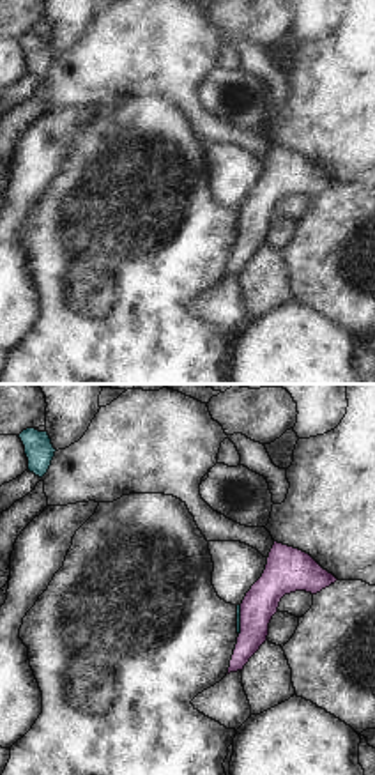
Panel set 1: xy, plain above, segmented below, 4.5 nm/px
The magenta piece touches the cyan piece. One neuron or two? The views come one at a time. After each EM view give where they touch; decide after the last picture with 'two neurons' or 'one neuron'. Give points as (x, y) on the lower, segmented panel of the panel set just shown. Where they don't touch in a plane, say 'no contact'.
meets magenta at (241, 620)

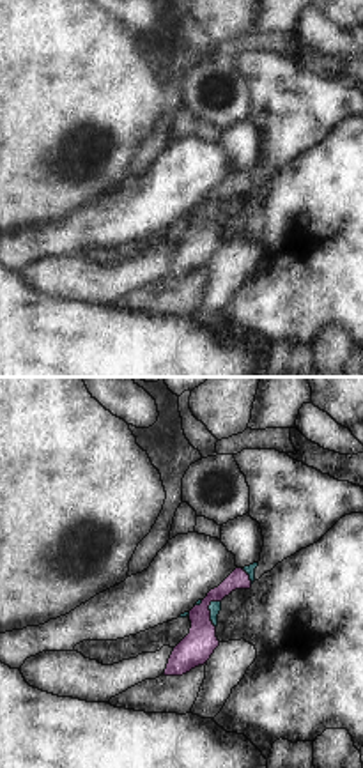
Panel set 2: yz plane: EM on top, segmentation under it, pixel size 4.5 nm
meets magenta at (209, 611)

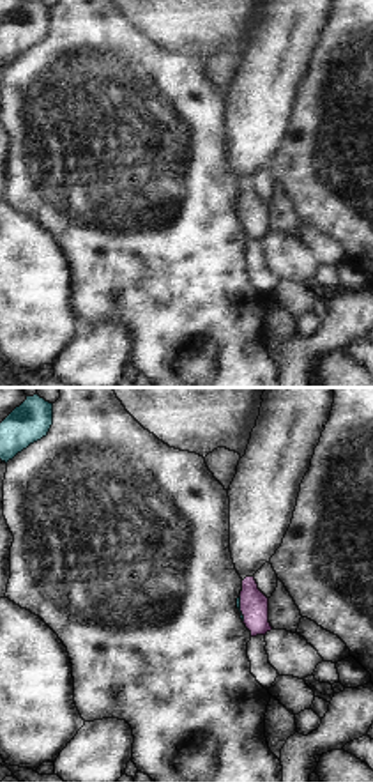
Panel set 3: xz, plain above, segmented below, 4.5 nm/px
meets magenta at (241, 609)

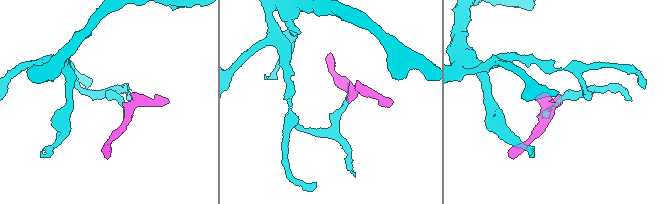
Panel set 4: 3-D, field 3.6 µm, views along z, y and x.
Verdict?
one neuron

